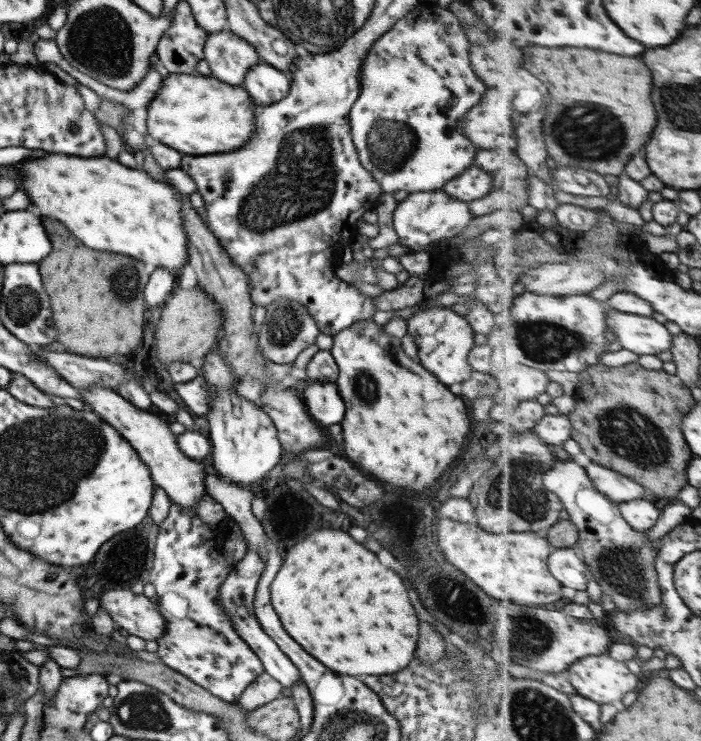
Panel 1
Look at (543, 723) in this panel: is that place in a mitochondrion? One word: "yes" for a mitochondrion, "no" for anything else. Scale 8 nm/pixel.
yes

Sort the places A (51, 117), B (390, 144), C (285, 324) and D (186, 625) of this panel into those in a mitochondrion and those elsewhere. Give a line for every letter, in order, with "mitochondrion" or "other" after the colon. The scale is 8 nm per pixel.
A: other
B: mitochondrion
C: mitochondrion
D: other

